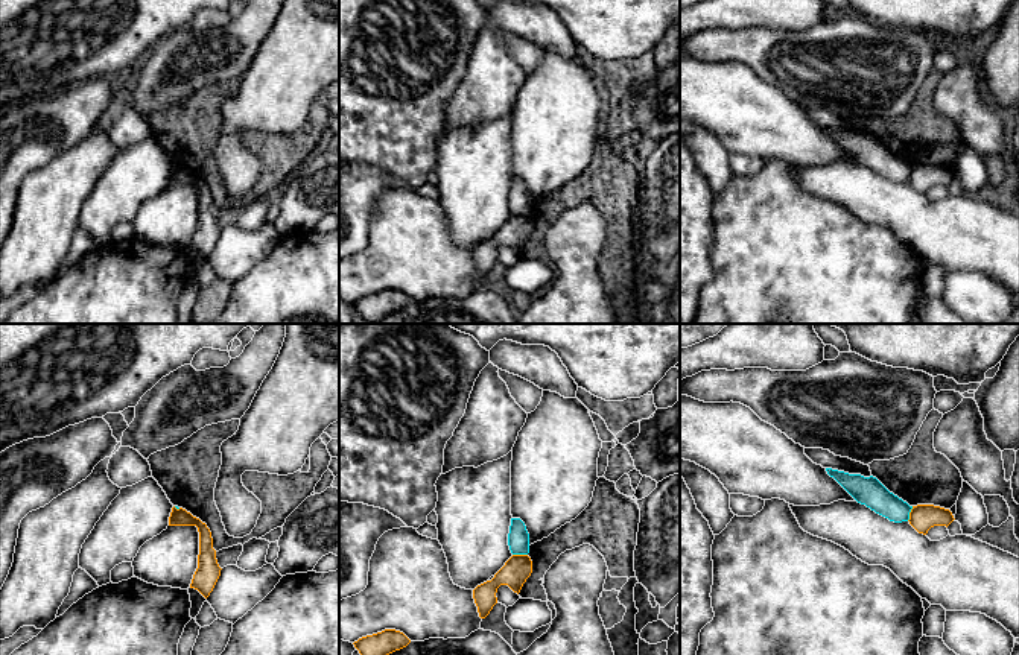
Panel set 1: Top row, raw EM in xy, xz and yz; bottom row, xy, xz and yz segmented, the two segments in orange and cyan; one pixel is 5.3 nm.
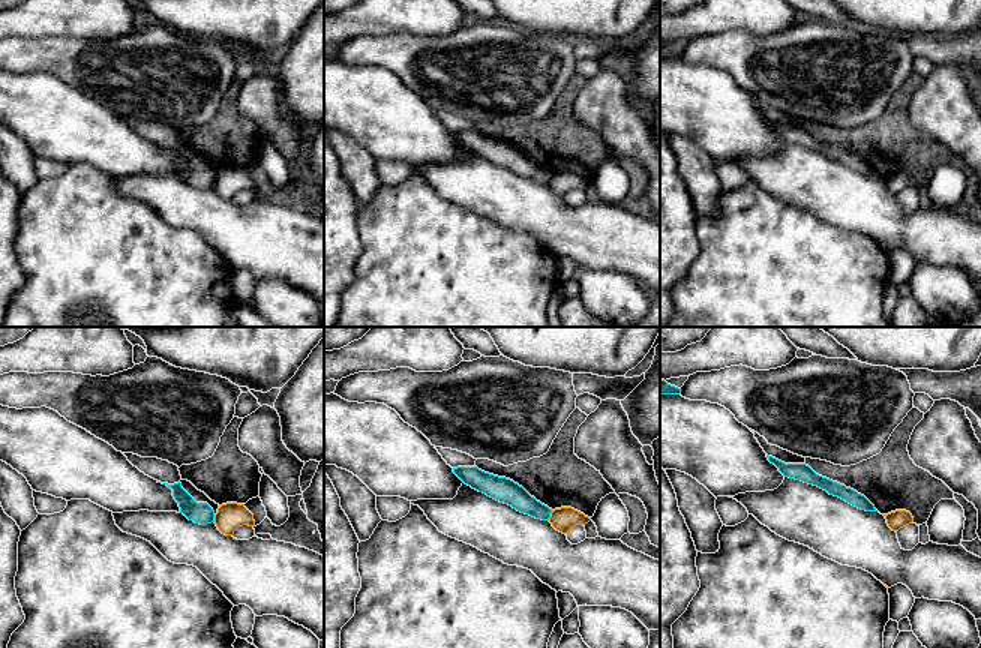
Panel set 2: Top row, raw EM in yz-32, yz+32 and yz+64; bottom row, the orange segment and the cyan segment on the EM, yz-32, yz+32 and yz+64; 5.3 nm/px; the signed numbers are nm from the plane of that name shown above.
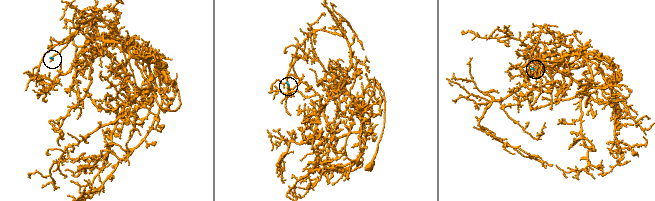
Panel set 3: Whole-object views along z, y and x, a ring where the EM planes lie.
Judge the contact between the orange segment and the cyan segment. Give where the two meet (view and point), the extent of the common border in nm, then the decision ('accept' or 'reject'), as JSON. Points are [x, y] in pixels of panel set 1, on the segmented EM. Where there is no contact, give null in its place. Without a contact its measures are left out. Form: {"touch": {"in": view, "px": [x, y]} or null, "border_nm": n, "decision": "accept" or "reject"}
{"touch": {"in": "xz", "px": [520, 555]}, "border_nm": 80, "decision": "reject"}

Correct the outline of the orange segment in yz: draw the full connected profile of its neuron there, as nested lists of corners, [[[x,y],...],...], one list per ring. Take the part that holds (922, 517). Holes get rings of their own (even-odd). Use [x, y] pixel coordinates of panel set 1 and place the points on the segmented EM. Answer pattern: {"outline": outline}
{"outline": [[[917,505],[909,512],[909,524],[919,532],[926,535],[934,526],[949,526],[954,521],[949,509],[934,505]]]}

